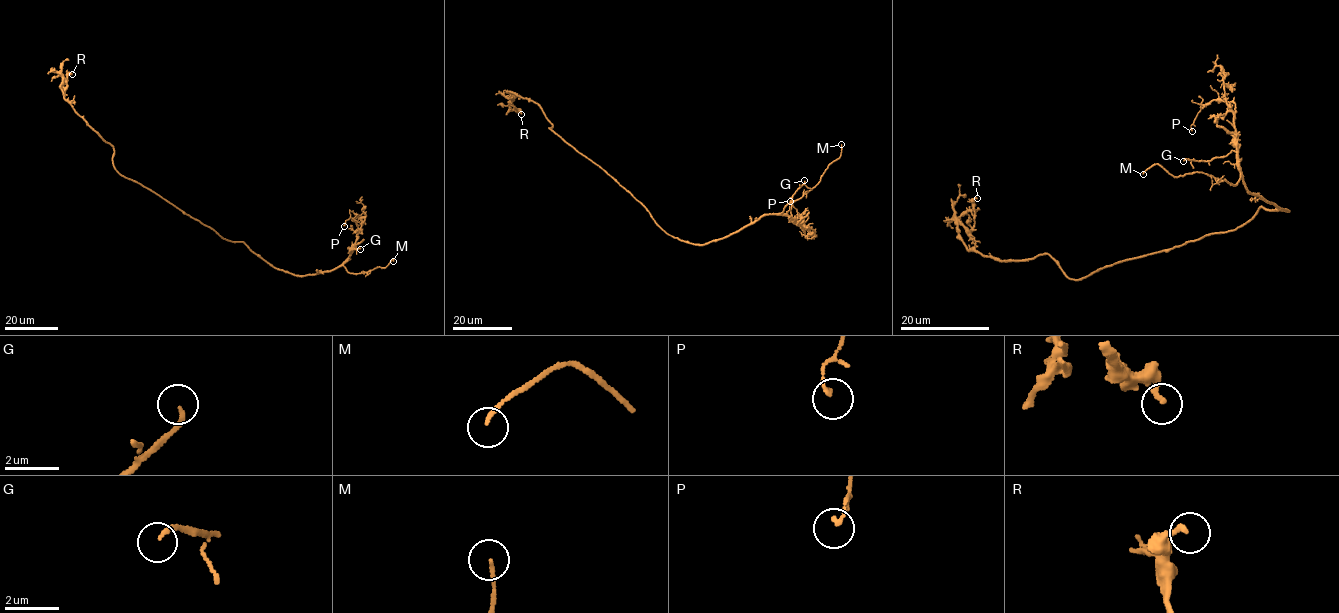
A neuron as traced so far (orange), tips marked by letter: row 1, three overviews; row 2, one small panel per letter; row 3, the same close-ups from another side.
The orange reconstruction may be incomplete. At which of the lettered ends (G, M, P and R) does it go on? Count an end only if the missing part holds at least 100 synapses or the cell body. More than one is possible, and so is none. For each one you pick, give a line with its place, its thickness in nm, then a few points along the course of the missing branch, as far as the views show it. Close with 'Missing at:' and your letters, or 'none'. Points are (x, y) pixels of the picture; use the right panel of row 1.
M: Place: (1143, 174). Thickness 130 nm. Course of what is missing: (1143, 174), (1158, 184), (1161, 202)
Missing at: M

